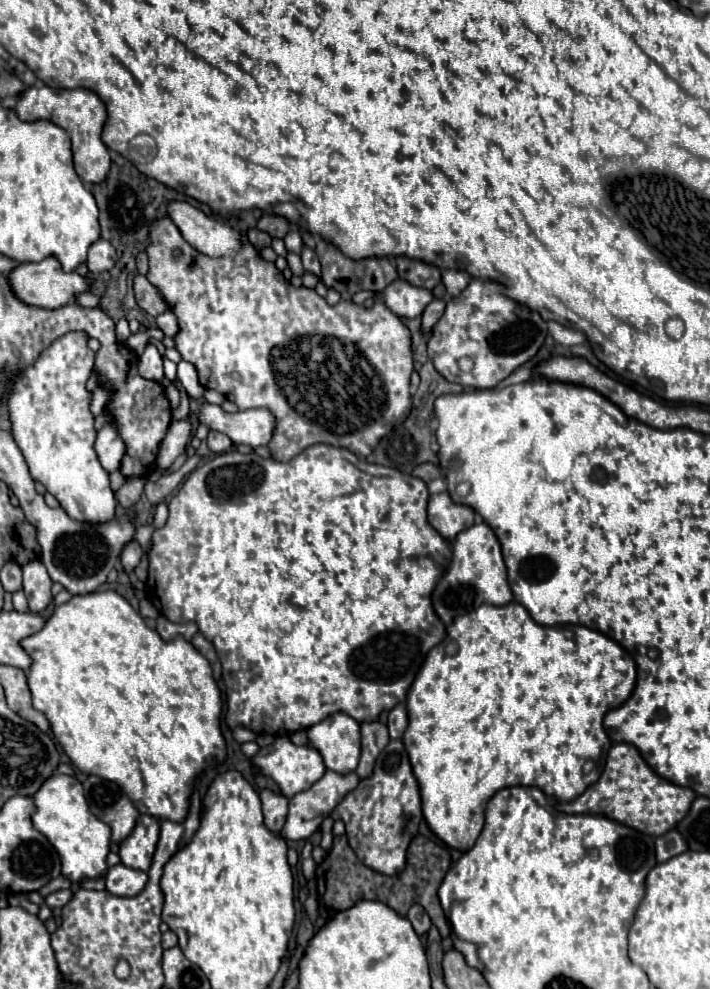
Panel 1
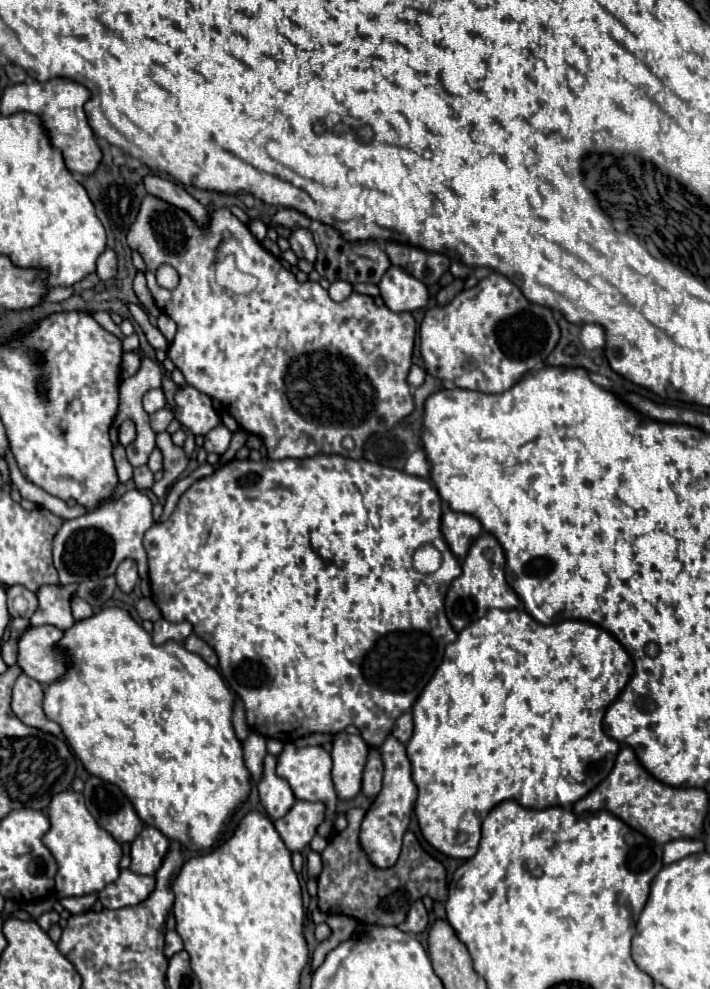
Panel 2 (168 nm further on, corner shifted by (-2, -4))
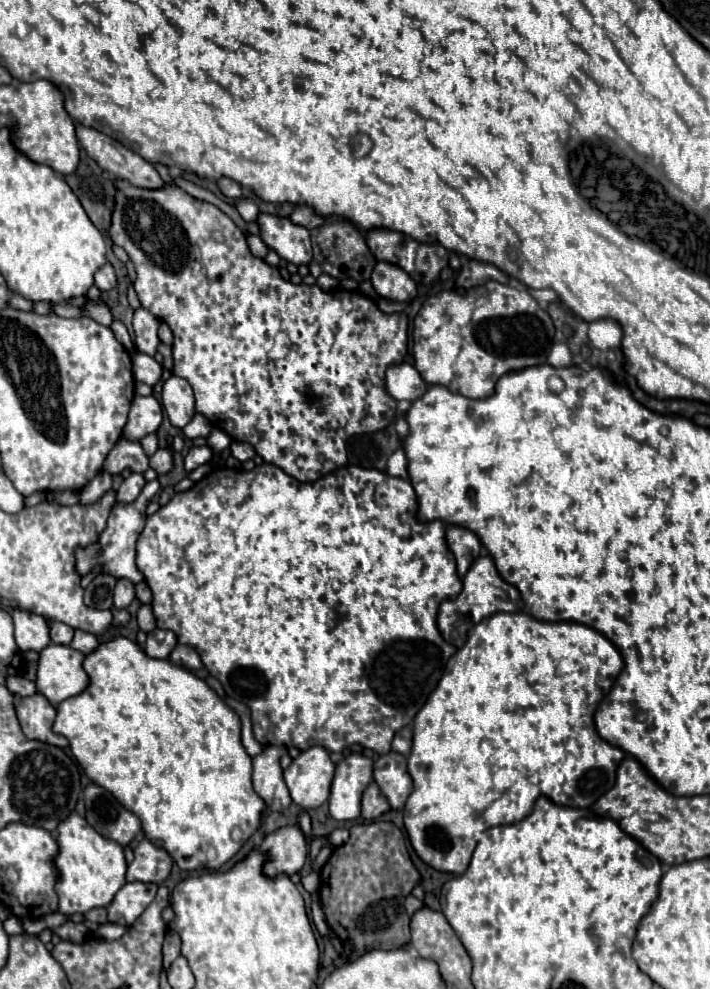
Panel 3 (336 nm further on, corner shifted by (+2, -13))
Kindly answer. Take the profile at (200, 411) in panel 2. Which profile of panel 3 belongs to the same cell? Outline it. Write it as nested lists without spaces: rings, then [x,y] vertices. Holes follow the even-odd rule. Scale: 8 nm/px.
[[[171,375],[161,393],[161,403],[169,415],[169,421],[173,427],[183,429],[195,415],[195,397],[193,389],[185,379],[179,379]]]

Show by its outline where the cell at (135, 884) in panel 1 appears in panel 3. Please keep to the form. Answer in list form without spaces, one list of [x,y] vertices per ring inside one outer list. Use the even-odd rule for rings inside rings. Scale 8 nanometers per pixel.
[[[125,883],[111,905],[107,907],[107,919],[115,925],[131,925],[135,919],[147,909],[147,905],[155,899],[157,885],[155,883]]]

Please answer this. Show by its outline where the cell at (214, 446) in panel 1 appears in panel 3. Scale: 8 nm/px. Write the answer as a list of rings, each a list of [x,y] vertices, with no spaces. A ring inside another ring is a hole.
[[[201,445],[201,447],[193,447],[187,457],[185,457],[185,469],[193,471],[199,465],[205,465],[213,459],[213,449],[209,445]]]

